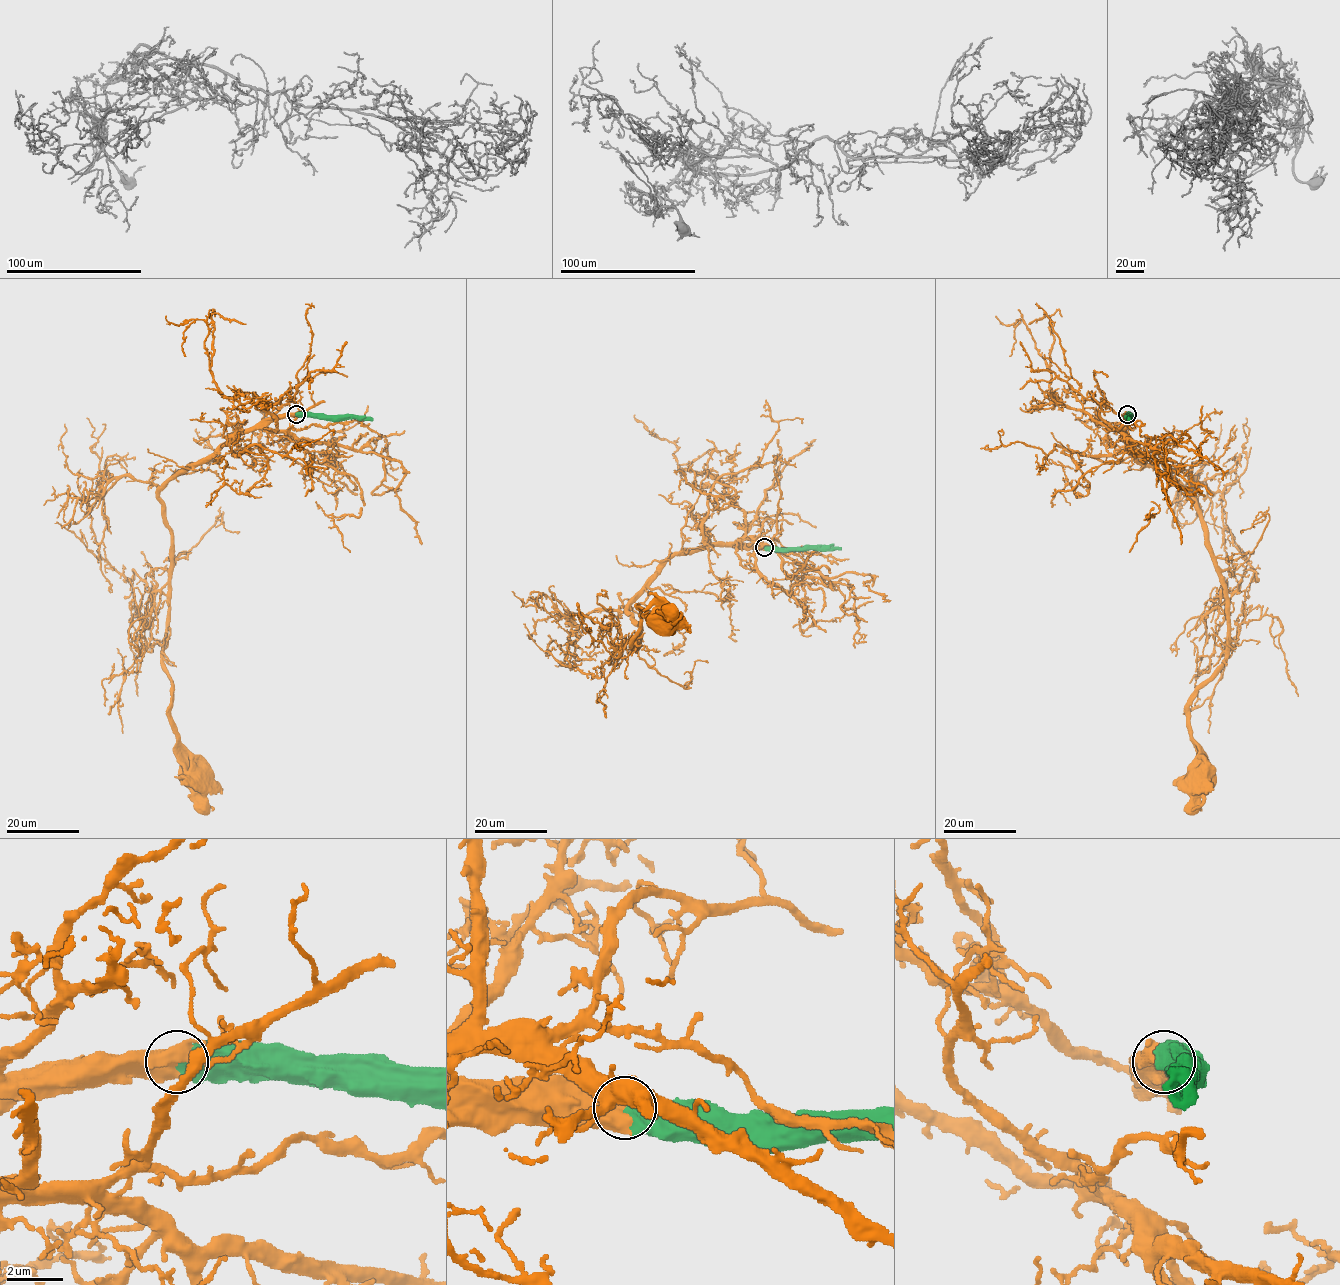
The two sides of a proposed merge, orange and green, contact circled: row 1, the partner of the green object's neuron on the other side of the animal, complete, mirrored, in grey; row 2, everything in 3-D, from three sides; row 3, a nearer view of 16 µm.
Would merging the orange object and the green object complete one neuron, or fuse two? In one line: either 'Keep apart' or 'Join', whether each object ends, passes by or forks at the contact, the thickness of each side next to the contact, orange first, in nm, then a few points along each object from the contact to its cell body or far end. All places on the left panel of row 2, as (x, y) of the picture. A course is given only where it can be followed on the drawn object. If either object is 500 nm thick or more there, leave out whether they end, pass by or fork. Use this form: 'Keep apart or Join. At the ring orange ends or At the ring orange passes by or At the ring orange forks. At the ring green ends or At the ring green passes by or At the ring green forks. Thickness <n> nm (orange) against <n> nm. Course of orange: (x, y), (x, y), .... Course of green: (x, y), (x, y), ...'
Join. Thickness 550 nm (orange) against 700 nm. Course of orange: (296, 414), (241, 431), (158, 494), (170, 531), (163, 660), (172, 686), (170, 725), (197, 780). Course of green: (296, 414), (373, 420)

